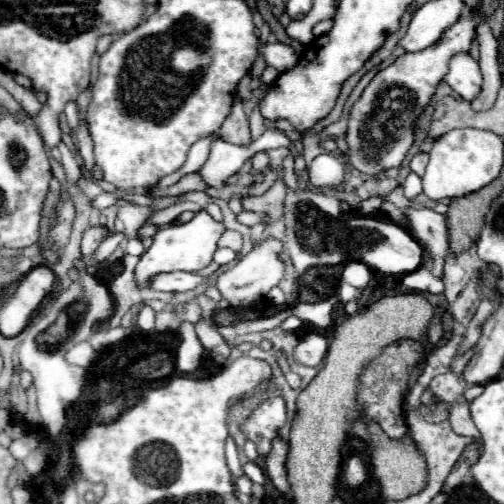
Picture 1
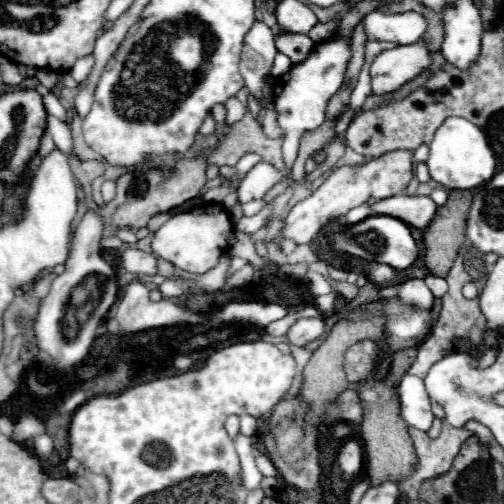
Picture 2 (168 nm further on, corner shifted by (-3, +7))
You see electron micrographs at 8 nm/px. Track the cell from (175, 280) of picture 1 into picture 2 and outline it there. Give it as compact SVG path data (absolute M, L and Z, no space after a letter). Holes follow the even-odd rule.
M129 248L129 250L123 252L121 266L127 272L133 272L133 274L145 274L145 276L155 276L157 274L155 256L147 254L147 252L141 252L137 248Z

